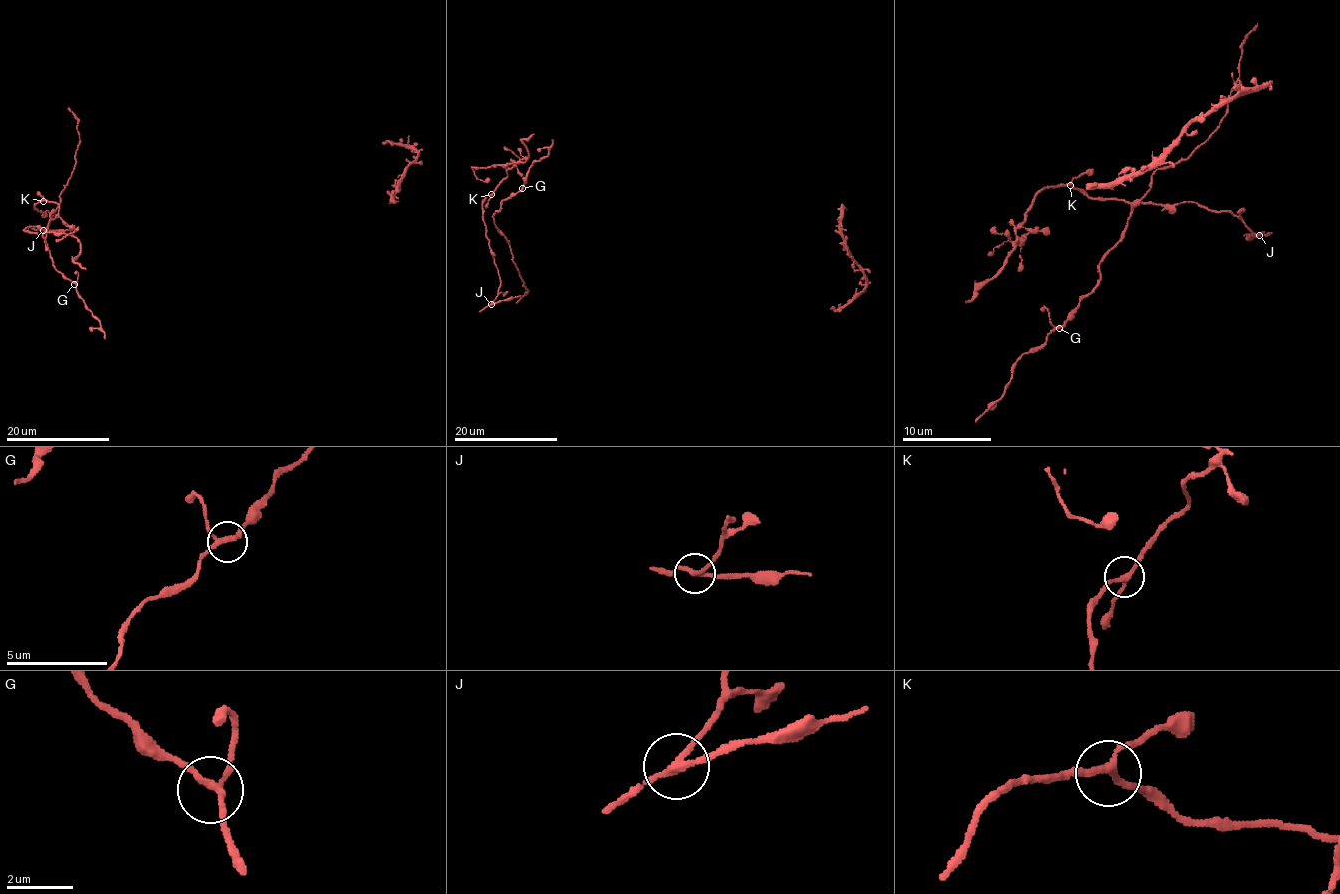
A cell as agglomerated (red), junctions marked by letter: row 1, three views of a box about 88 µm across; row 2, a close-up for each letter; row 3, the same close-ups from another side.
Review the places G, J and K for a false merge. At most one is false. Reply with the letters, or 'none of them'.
J

